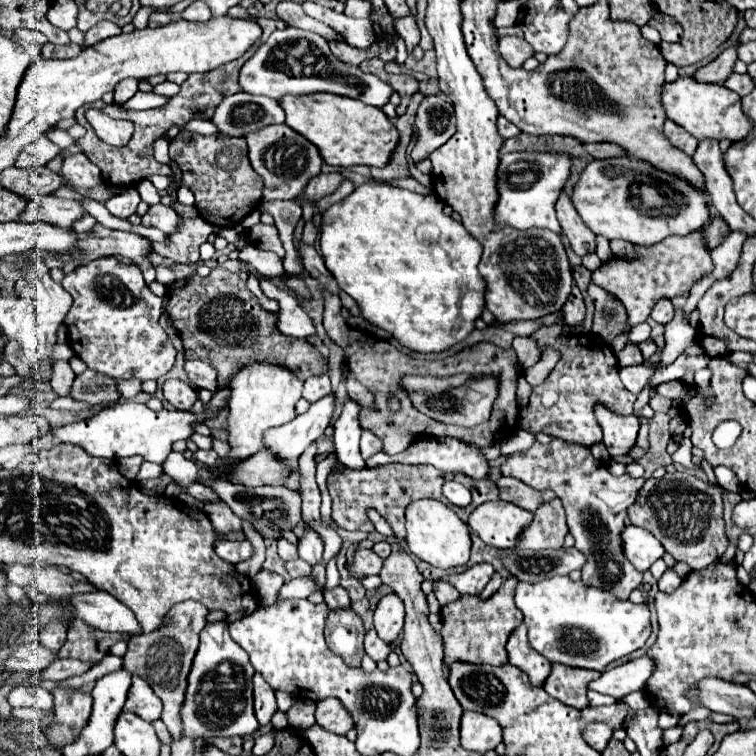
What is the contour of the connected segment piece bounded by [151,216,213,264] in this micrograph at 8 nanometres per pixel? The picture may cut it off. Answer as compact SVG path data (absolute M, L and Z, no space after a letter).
M201 216L181 218L181 224L163 242L151 242L151 250L177 264L199 262L199 246L213 234L213 226Z

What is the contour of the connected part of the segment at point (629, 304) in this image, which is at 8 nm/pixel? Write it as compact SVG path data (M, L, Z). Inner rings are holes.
M701 232L689 234L689 236L669 236L657 246L651 248L641 248L637 246L637 252L641 258L637 260L623 260L623 258L613 258L611 262L603 264L603 268L593 272L593 284L605 288L607 292L613 292L623 306L627 308L627 328L623 334L619 334L611 342L611 350L617 354L621 352L627 342L629 342L629 332L633 326L645 322L655 306L657 300L661 298L677 298L689 294L691 286L703 278L705 274L711 272L711 256L705 246L701 246Z

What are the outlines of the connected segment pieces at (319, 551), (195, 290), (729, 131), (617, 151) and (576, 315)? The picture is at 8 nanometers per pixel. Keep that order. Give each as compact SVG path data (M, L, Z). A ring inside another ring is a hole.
M305 530L299 538L299 556L307 560L311 566L321 562L323 558L323 538L315 530Z
M213 268L207 278L199 278L197 274L193 274L185 288L173 288L169 292L165 310L167 310L173 326L181 334L183 348L185 348L185 360L205 360L205 362L213 364L219 372L219 386L223 386L229 380L229 376L235 374L237 362L245 362L245 360L265 360L265 362L277 362L277 364L289 366L301 380L325 374L327 360L319 354L319 350L315 346L311 346L307 340L289 338L289 336L277 334L277 330L273 330L273 322L277 322L277 316L259 308L257 298L249 292L245 280L247 280L247 272L243 272L243 270L229 272L225 268Z
M679 78L677 82L663 86L661 100L667 118L683 126L699 142L705 138L713 138L713 140L727 138L731 142L739 142L753 130L751 118L741 108L741 96L731 90L725 90L719 84L701 84L701 82L693 82L691 78Z
M601 142L601 144L587 144L585 146L589 154L593 154L593 158L615 158L615 156L625 156L625 148L617 146L617 144L609 144L609 142Z
M573 288L571 296L569 296L569 302L565 302L565 306L563 306L563 312L565 312L565 324L569 324L569 326L581 326L583 324L585 302L583 302L583 296L581 296L579 288Z

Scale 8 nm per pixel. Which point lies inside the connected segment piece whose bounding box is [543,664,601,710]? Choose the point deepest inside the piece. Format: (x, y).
(568, 685)

